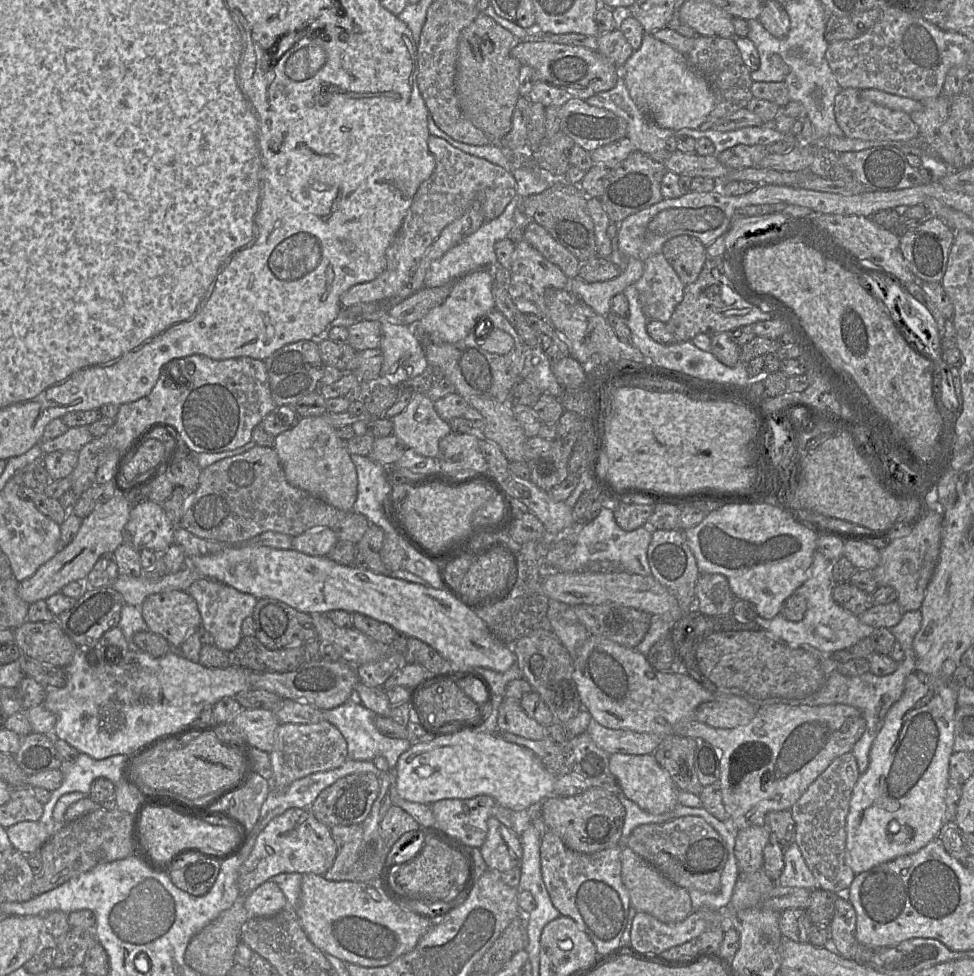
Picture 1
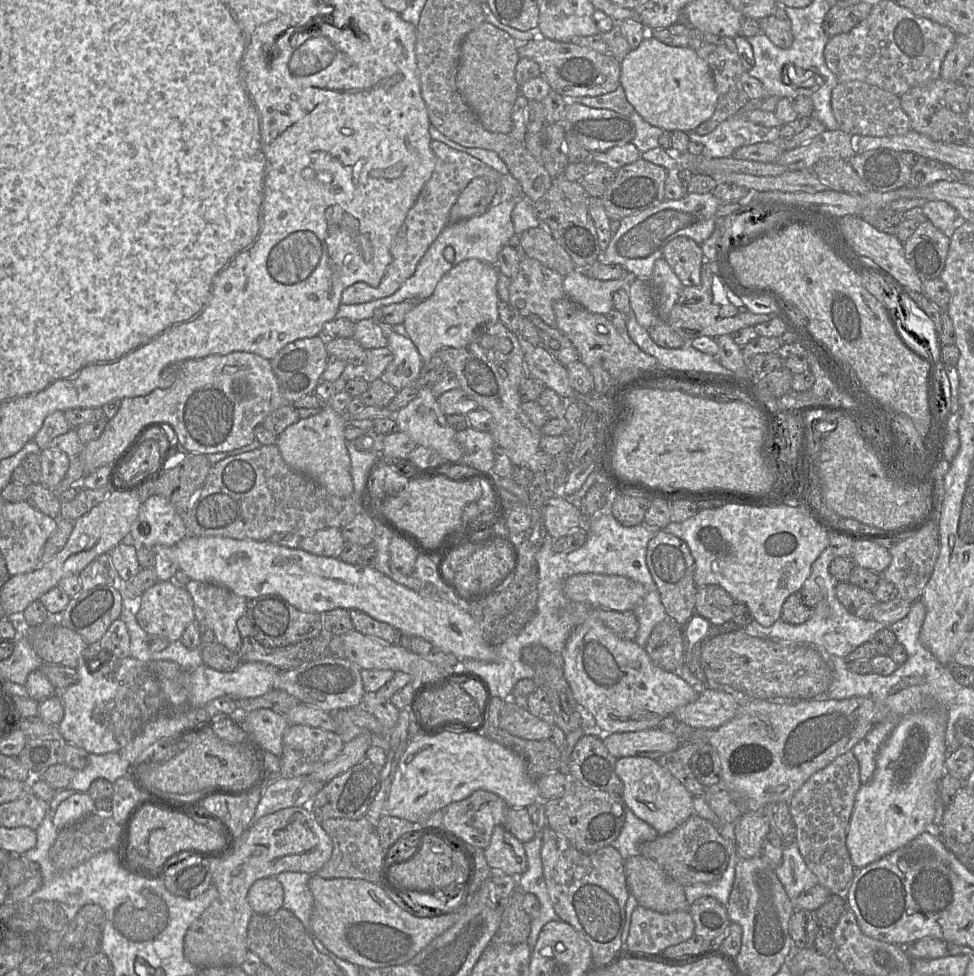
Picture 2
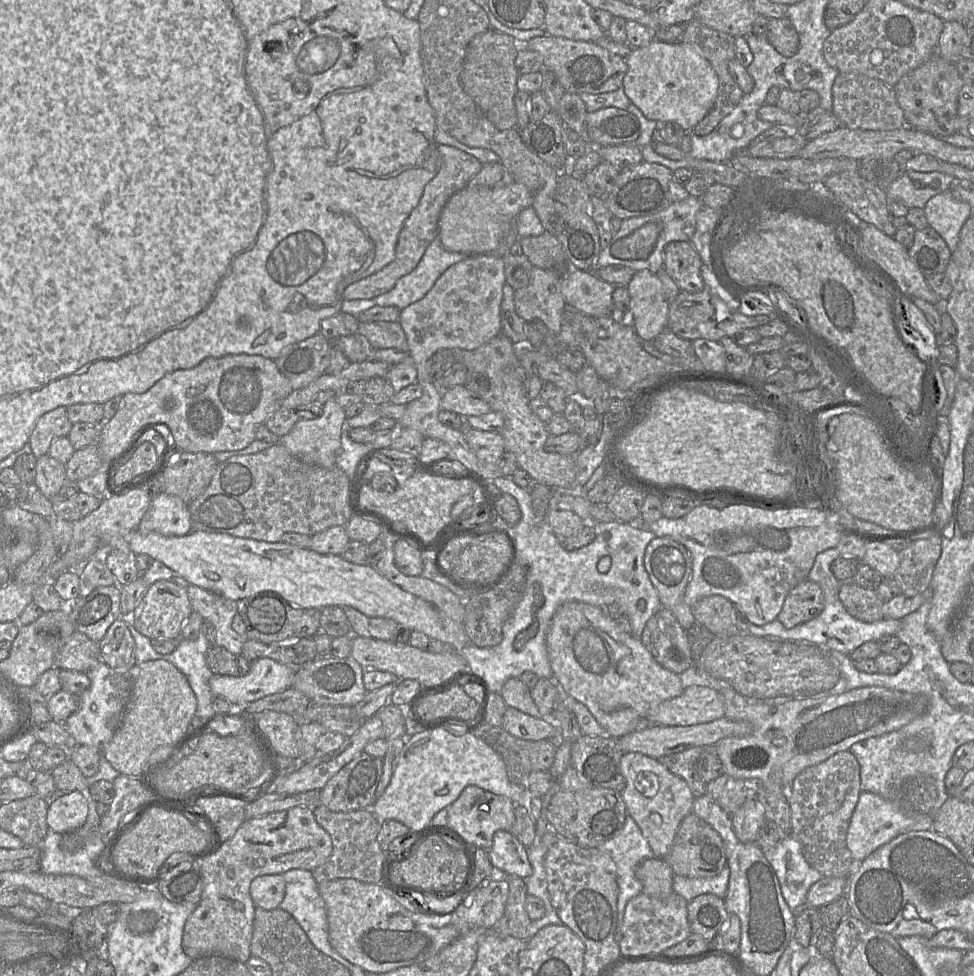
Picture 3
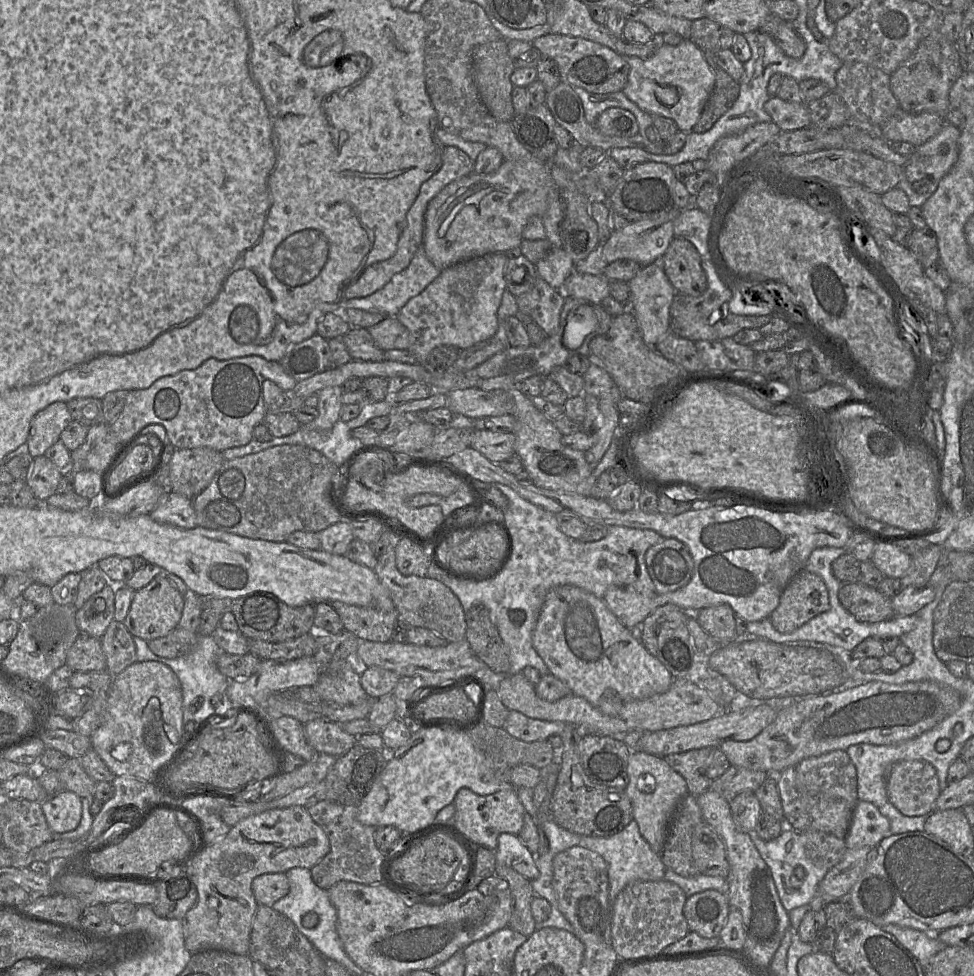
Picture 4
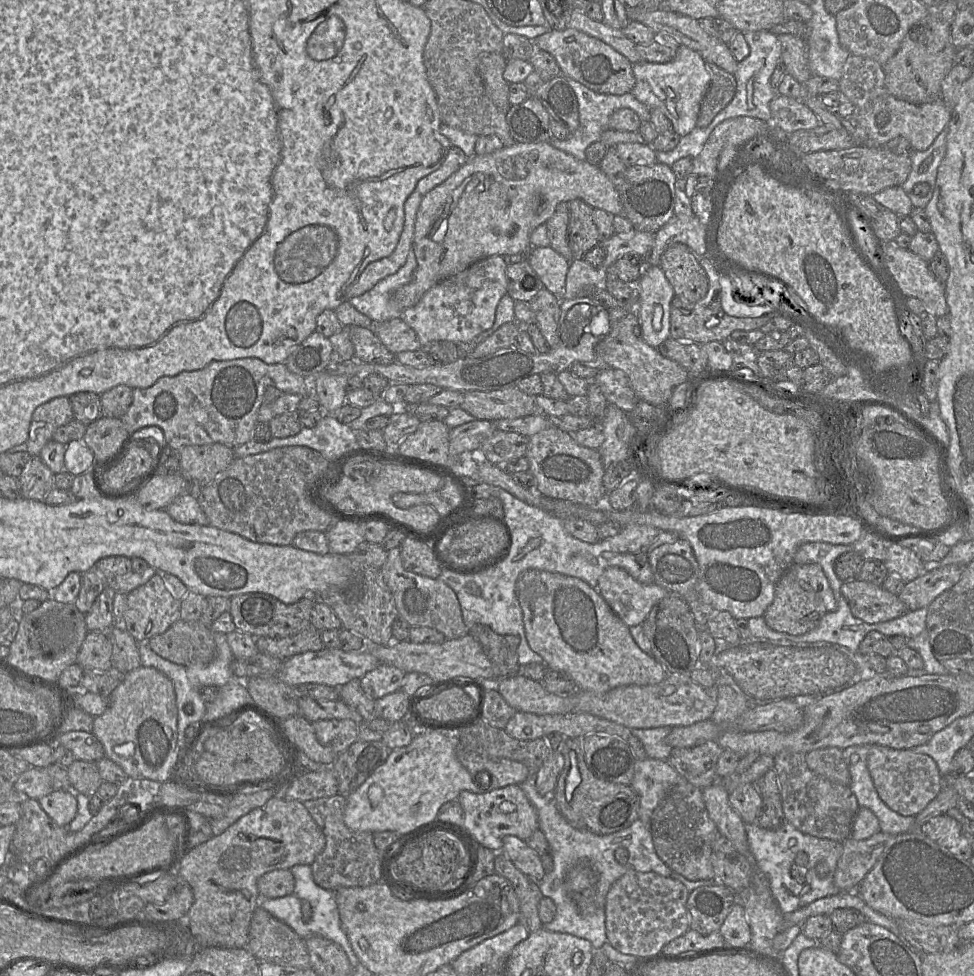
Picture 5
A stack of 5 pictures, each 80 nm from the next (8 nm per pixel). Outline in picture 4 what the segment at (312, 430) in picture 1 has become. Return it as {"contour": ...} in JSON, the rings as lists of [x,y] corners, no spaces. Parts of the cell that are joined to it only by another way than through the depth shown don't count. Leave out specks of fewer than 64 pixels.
{"contour":[[[338,386],[320,390],[317,393],[318,417],[307,425],[301,425],[301,427],[318,431],[329,431],[340,420],[340,411],[343,406],[341,402],[342,394],[343,389]]]}

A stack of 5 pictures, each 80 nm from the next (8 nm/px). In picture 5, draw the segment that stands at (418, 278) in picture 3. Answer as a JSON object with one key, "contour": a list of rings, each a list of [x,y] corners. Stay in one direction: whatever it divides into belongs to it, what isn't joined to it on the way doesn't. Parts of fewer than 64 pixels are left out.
{"contour":[[[411,248],[405,264],[396,273],[380,280],[364,294],[348,299],[349,303],[370,318],[374,325],[393,318],[402,318],[402,313],[391,306],[391,295],[412,280],[416,267],[417,261]]]}

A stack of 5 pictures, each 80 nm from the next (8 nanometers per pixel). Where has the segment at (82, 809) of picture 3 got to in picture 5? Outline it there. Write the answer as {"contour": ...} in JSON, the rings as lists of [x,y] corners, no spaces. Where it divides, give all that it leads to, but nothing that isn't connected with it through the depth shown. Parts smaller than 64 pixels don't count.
{"contour":[[[53,790],[38,802],[47,815],[62,827],[67,827],[77,814],[78,805],[74,790]]]}

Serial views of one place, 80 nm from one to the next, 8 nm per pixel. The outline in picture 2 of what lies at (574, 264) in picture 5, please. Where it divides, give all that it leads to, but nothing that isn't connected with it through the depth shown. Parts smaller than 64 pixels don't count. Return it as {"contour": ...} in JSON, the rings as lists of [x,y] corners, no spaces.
{"contour":[[[687,193],[679,200],[664,200],[620,220],[620,227],[608,248],[600,252],[602,263],[618,264],[637,278],[649,280],[655,262],[663,257],[664,246],[678,236],[686,236],[701,245],[713,233],[716,212],[721,202],[712,193]]]}

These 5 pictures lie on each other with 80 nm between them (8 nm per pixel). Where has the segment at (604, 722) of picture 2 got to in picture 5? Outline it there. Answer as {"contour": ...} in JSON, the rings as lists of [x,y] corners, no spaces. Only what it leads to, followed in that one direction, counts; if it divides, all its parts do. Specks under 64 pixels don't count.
{"contour":[[[529,569],[518,577],[516,595],[523,612],[525,636],[530,648],[542,657],[548,669],[569,675],[576,689],[604,694],[619,686],[658,684],[668,675],[652,655],[638,647],[629,627],[611,610],[598,590],[585,581],[559,573]]]}

